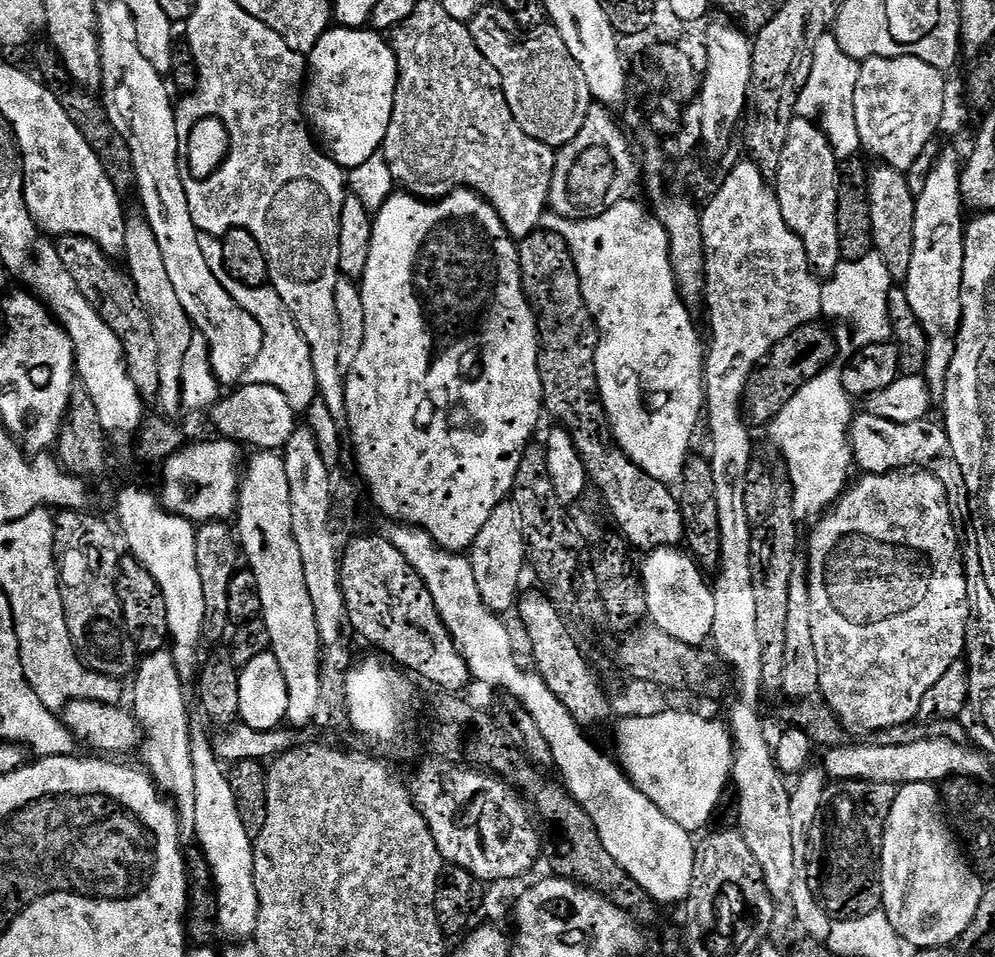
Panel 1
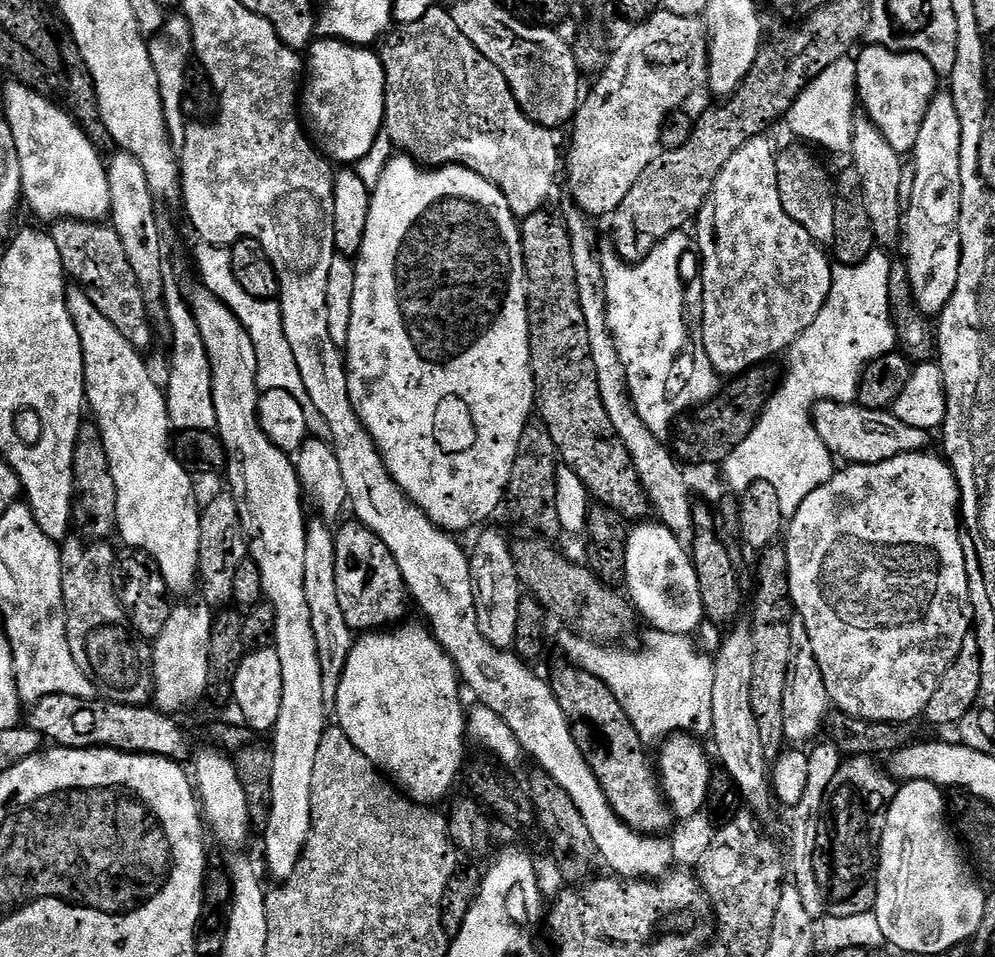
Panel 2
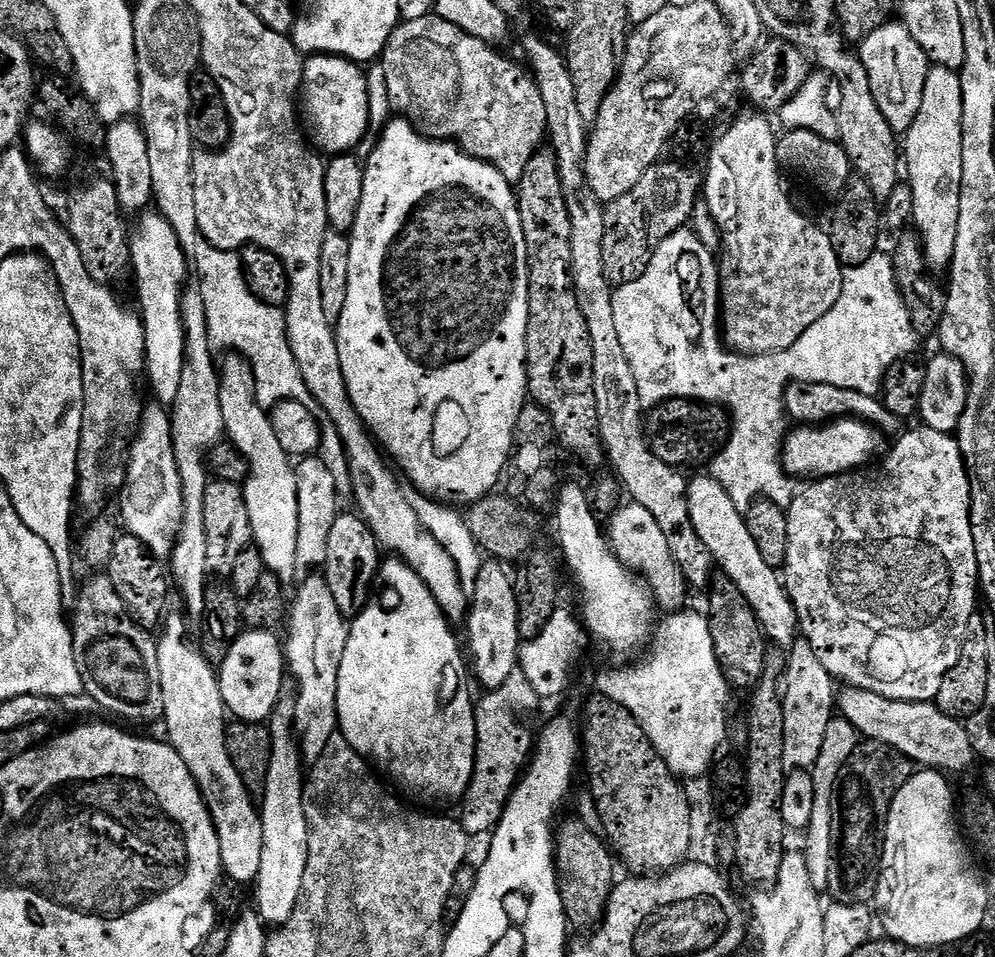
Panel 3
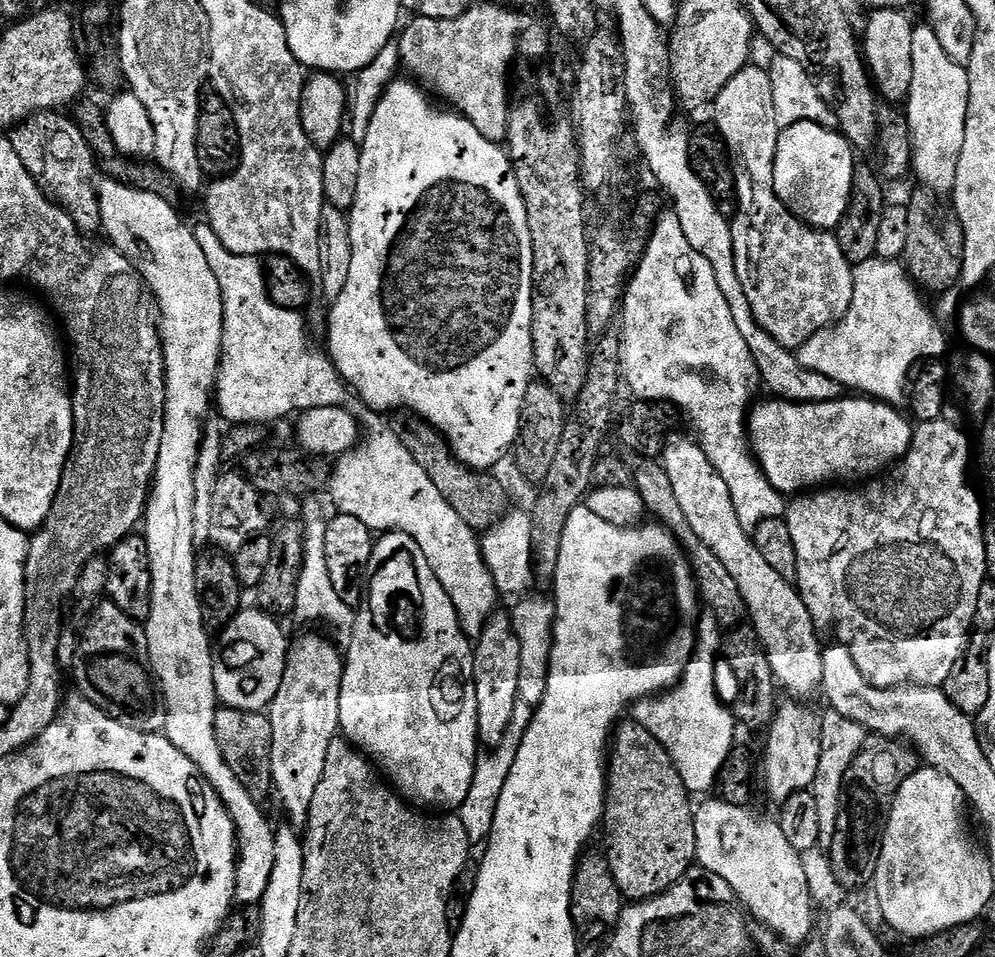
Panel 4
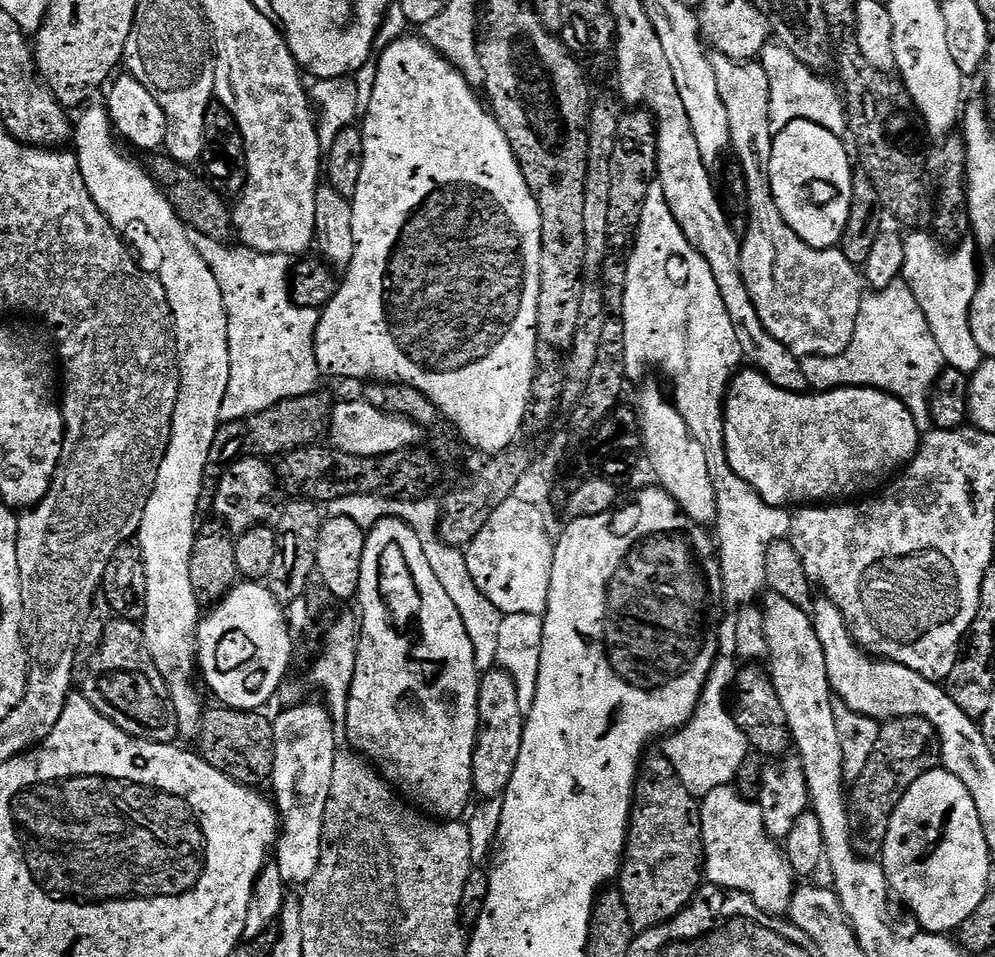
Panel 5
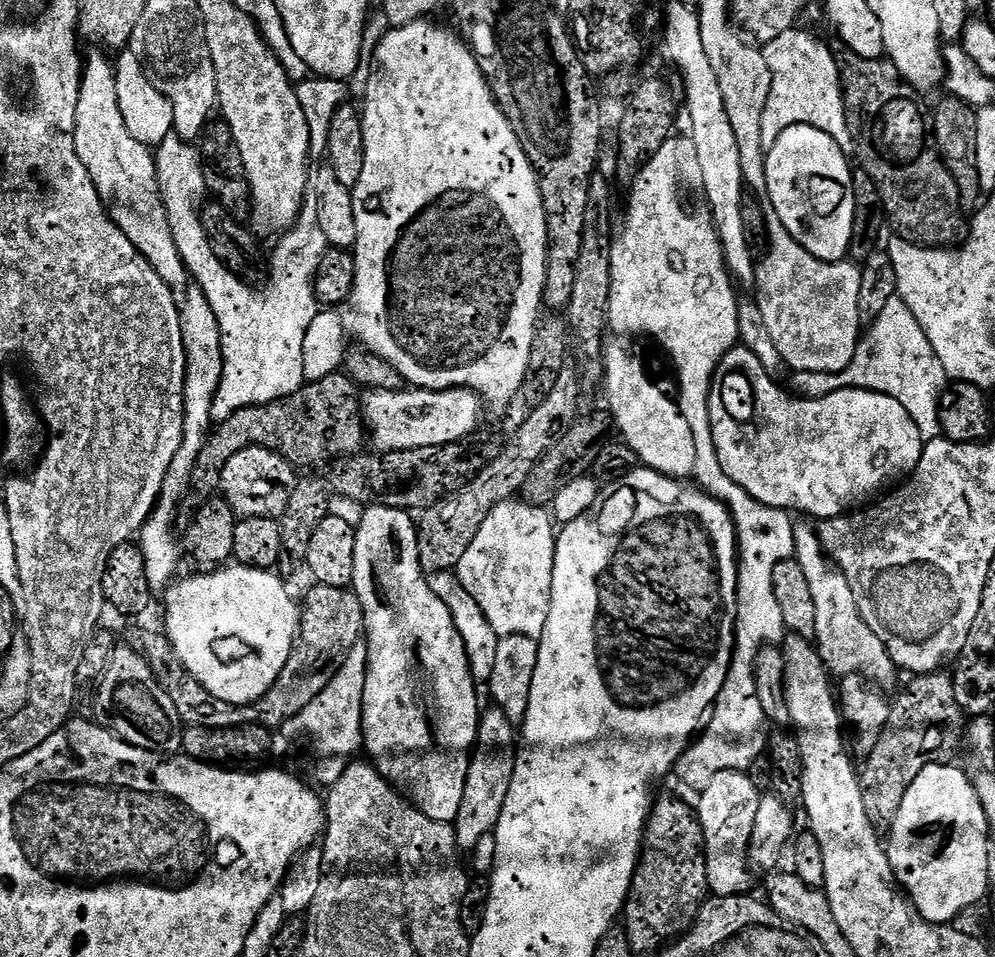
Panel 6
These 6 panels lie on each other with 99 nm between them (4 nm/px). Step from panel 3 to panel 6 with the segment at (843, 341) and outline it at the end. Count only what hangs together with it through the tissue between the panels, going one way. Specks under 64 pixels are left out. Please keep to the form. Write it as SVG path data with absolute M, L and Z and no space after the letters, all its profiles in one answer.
M899 298L888 301L886 308L869 325L860 339L850 366L844 372L792 372L790 378L792 378L791 391L809 400L829 396L838 390L851 387L892 396L898 402L908 405L910 418L914 418L925 442L935 440L941 435L940 395L943 394L949 379L944 373L942 362L938 362L938 354L934 354L934 346L930 346L930 338L926 338L922 326L918 326L918 318L910 314L910 306L906 306L906 302Z

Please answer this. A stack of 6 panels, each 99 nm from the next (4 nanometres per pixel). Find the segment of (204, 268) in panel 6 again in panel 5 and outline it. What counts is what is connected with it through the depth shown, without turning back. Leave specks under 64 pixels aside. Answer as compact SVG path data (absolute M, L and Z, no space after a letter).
M200 236L196 240L196 249L202 254L204 261L214 270L218 278L218 284L222 290L224 305L228 311L228 337L230 338L230 386L226 386L226 398L222 398L222 410L220 411L221 421L241 420L250 414L258 414L270 406L274 406L283 400L306 396L310 392L317 391L316 384L322 379L322 373L318 362L316 361L316 327L320 321L320 312L314 308L300 308L292 301L292 290L290 287L290 260L289 257L278 254L266 254L265 252L256 252L252 248L235 246L236 248L227 248L227 243L214 240L210 236Z

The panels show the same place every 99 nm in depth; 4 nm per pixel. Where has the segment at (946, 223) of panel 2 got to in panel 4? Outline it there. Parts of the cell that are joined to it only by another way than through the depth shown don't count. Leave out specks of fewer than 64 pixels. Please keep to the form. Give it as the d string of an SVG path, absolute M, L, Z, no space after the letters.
M917 23L912 29L912 69L914 78L908 91L906 115L908 129L912 132L912 167L920 179L919 183L937 194L950 194L955 190L958 162L962 158L962 142L966 142L966 106L970 98L970 82L965 65L954 62L946 50L942 50L942 42L938 42L938 34L934 34L931 24Z

